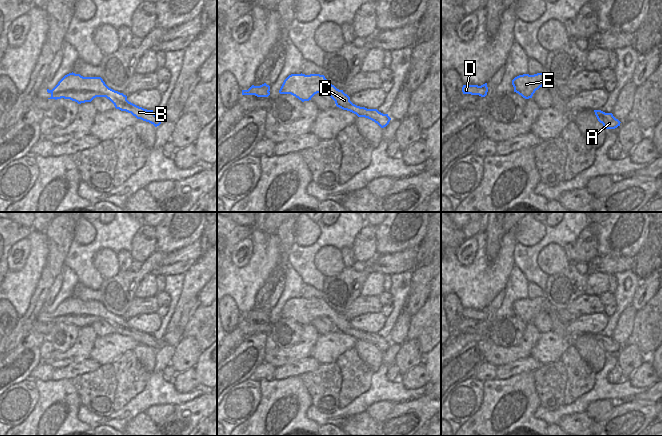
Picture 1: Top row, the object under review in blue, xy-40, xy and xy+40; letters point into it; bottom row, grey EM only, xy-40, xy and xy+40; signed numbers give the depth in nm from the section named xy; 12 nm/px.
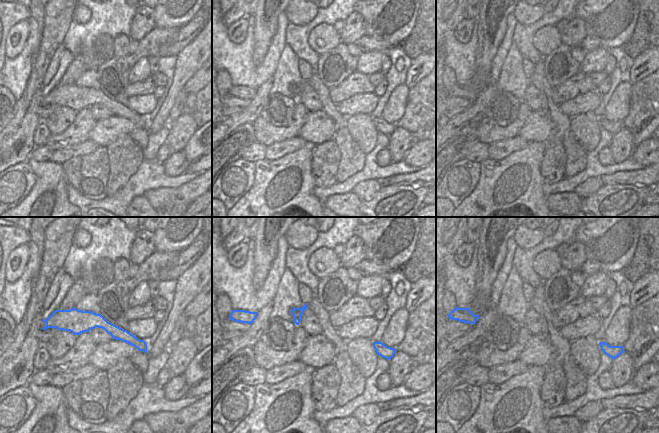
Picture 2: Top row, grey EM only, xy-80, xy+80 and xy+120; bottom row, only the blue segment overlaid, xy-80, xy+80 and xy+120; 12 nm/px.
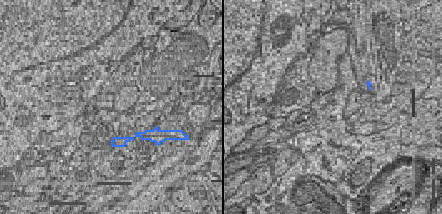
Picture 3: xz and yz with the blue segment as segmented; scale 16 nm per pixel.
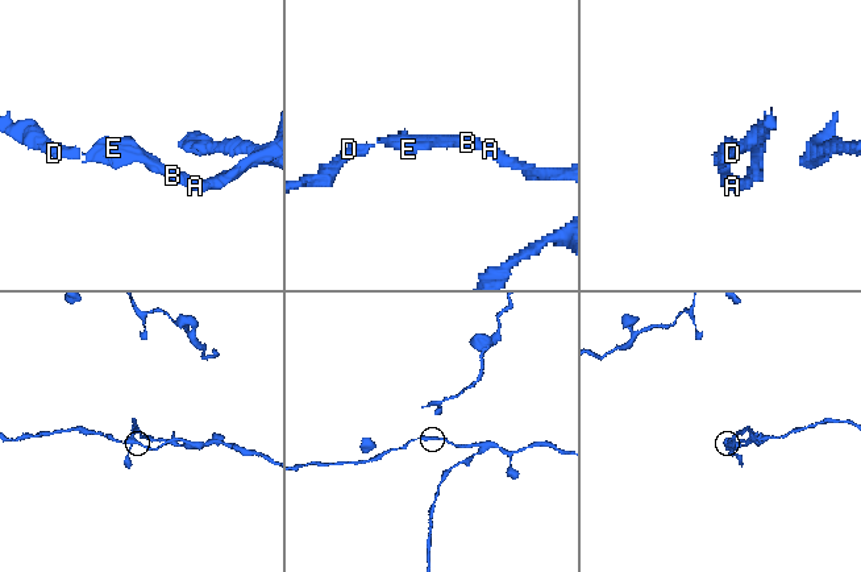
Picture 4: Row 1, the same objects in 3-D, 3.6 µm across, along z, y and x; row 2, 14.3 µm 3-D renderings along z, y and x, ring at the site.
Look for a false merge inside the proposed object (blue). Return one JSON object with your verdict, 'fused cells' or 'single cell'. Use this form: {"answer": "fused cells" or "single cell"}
{"answer": "single cell"}

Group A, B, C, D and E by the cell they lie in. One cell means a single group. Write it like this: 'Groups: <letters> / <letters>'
Groups: A B C D E.

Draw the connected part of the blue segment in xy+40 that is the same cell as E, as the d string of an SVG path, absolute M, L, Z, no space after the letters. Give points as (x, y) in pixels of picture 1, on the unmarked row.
M537 297L534 299L523 298L512 304L514 316L518 317L525 323L532 322L533 318L540 311L547 311L551 307L546 297Z

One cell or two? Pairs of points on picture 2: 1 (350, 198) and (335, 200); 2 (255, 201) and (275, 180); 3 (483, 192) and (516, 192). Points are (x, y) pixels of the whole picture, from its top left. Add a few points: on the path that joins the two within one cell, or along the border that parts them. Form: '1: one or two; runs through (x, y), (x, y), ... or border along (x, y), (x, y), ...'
1: one; runs through (346, 201), (339, 201)
2: one; runs through (260, 196), (271, 185)
3: one; runs through (491, 192), (508, 192)

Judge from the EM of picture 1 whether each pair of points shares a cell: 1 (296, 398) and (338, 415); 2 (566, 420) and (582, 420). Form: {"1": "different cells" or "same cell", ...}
{"1": "different cells", "2": "same cell"}

